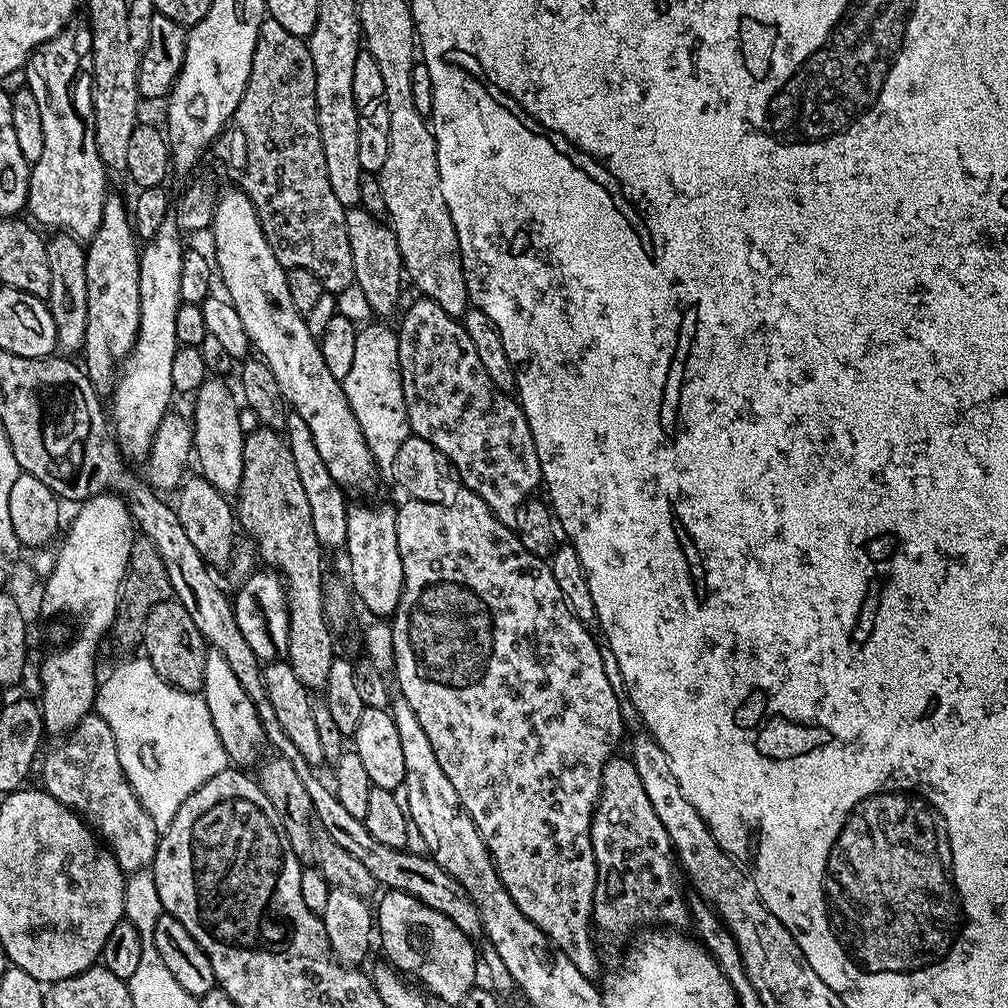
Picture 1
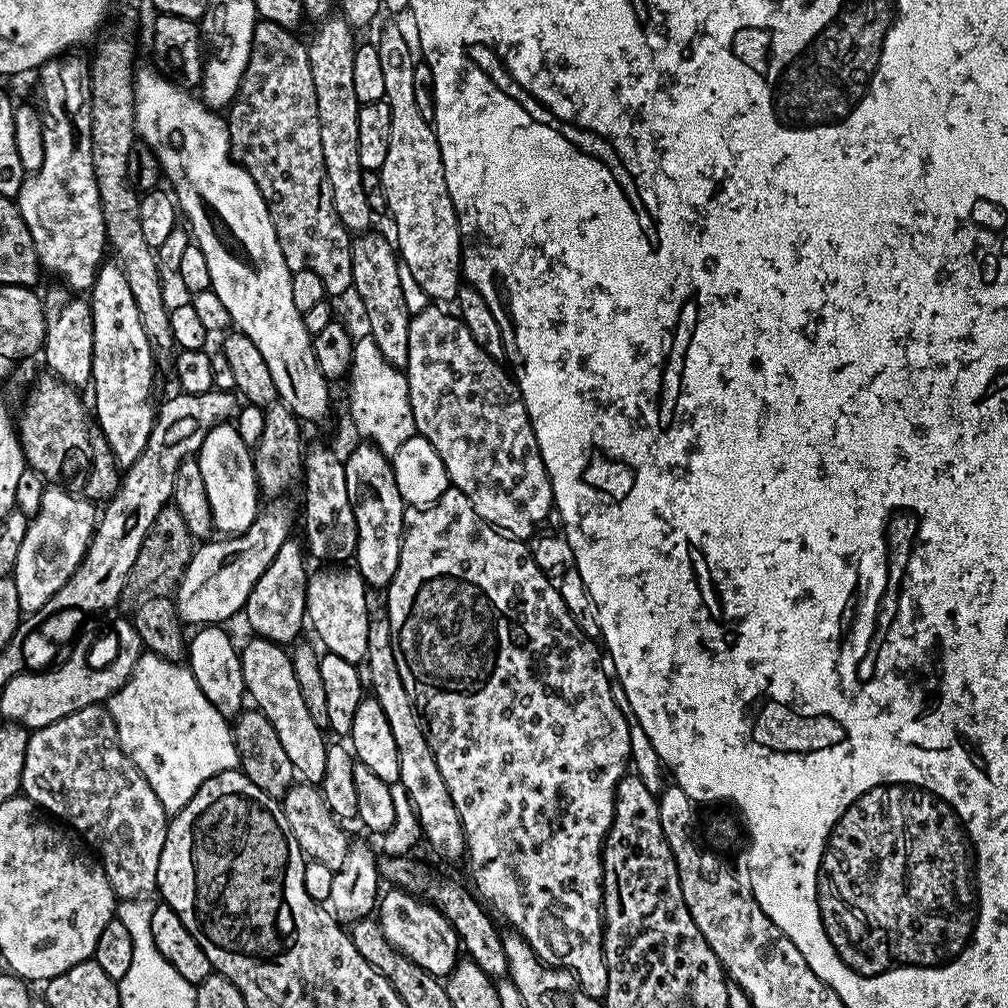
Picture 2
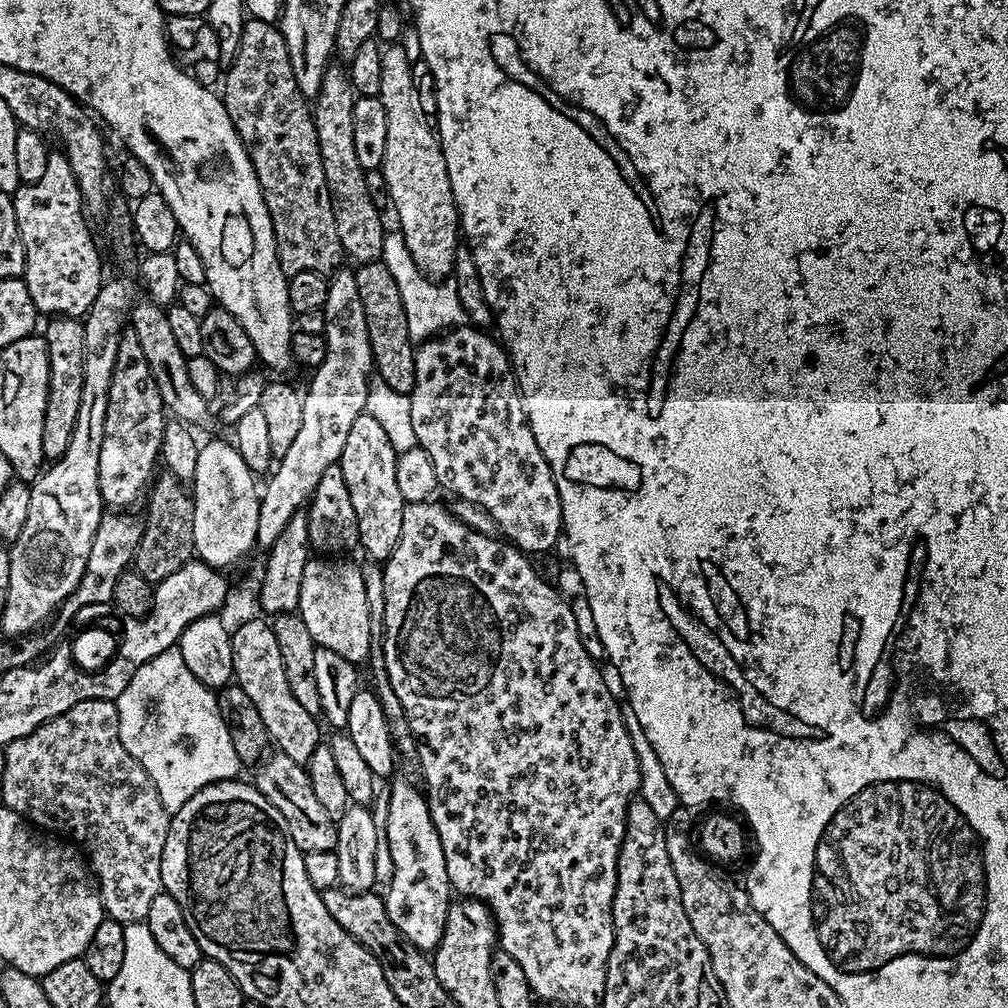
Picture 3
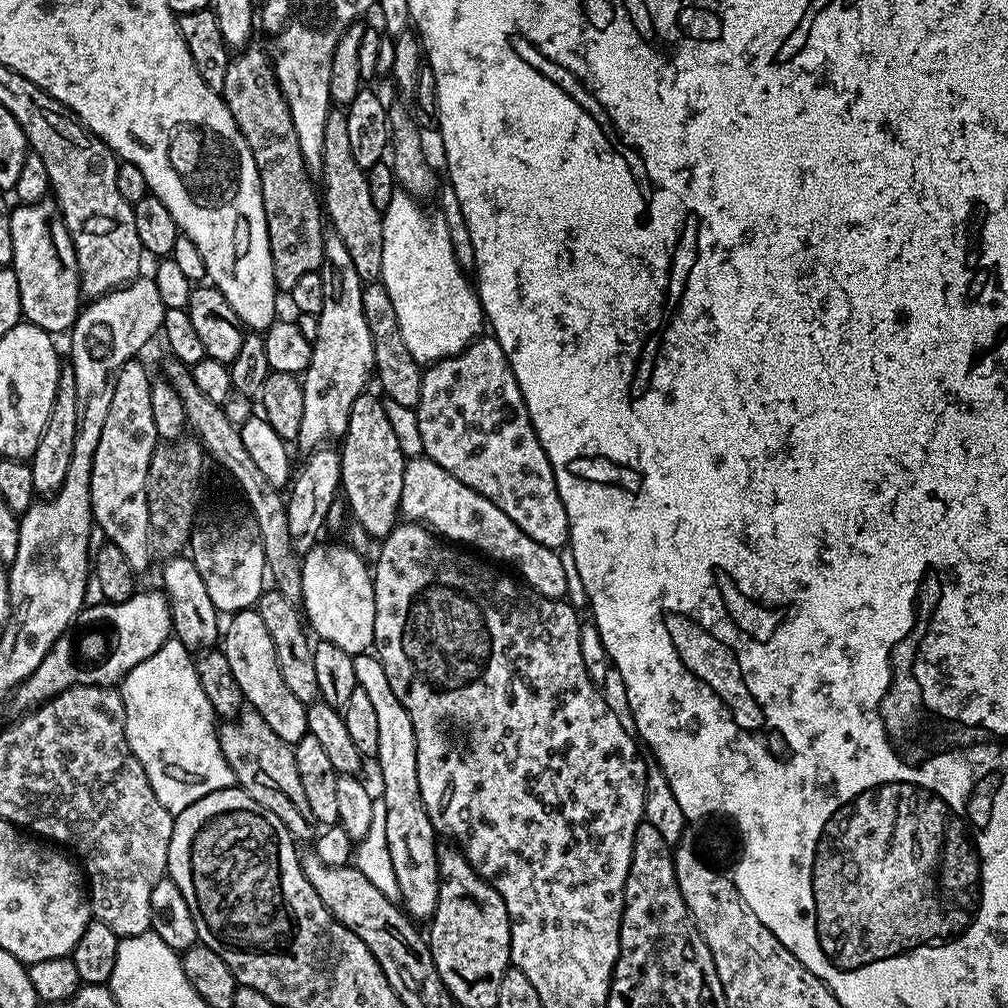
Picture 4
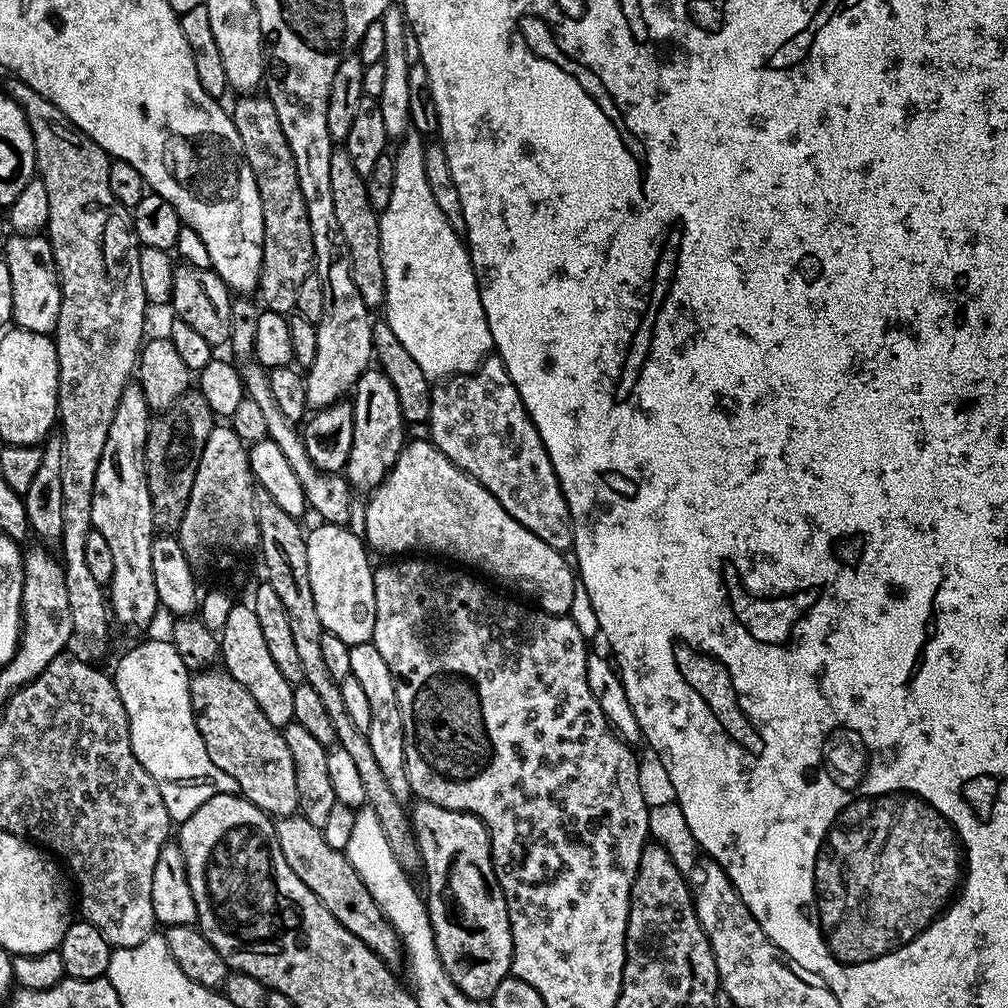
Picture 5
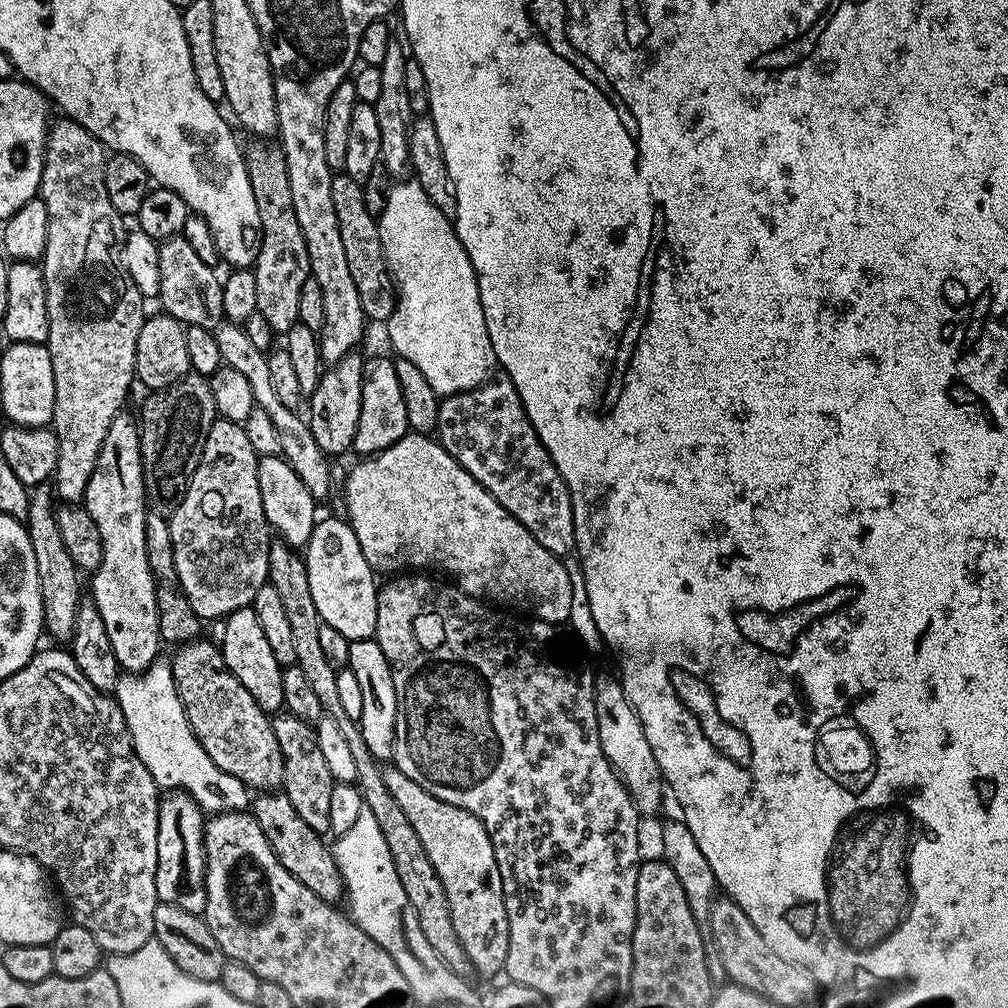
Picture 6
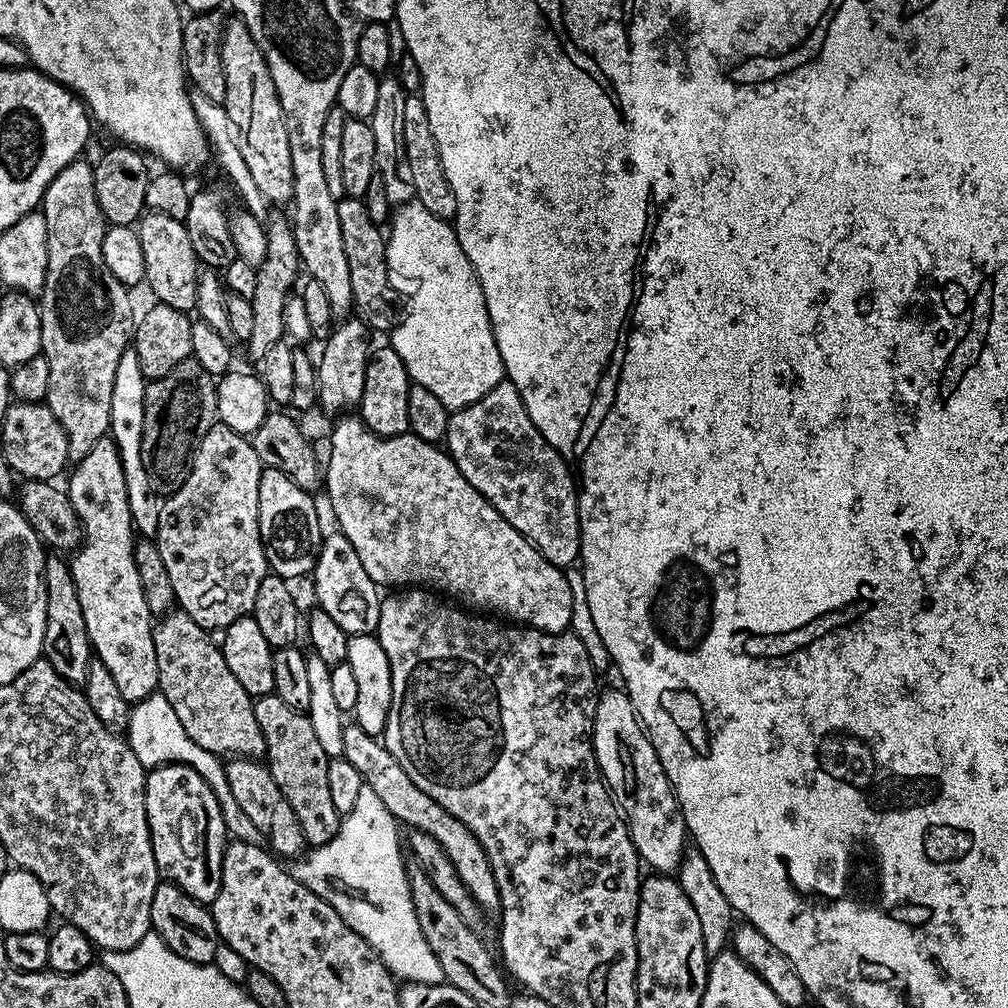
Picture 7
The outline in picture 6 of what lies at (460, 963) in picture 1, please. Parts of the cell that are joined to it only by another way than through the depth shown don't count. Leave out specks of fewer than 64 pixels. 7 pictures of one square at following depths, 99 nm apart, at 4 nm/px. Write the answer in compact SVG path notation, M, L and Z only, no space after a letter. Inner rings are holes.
M374 638L354 640L350 643L347 668L354 674L354 678L358 678L358 690L362 693L362 714L358 723L362 738L366 742L366 750L370 750L370 754L377 762L391 761L398 718L398 694L394 690L390 662L386 654L382 654L382 646L378 646Z

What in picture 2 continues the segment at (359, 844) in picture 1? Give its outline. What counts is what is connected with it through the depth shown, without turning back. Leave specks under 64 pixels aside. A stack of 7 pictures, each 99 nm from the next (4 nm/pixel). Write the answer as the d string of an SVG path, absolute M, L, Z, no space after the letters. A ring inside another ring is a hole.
M408 854L404 856L381 855L378 860L380 876L387 883L389 880L392 883L389 885L393 889L411 892L433 904L456 931L456 937L460 939L460 947L466 953L467 959L473 960L487 976L507 977L508 963L504 938L501 929L496 929L497 921L490 915L489 909L467 887L464 889L458 881L447 880L446 877L431 872L422 861L411 860L412 858Z

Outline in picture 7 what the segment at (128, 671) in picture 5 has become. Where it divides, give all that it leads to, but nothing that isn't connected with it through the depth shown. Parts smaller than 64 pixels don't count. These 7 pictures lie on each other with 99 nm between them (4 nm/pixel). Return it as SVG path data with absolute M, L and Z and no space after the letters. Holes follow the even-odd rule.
M160 691L151 692L146 698L131 705L126 725L126 739L134 754L138 754L138 762L142 762L146 770L159 768L160 765L171 761L173 764L188 764L198 774L202 774L202 778L211 786L213 794L218 798L229 837L235 838L241 844L261 843L260 831L246 814L242 814L242 806L238 806L234 799L234 790L230 790L230 782L224 773L225 765L221 757L215 752L202 750L202 746L198 746L198 742L194 742L194 738L186 734L182 722L178 722L178 714L174 714L174 706L166 702Z

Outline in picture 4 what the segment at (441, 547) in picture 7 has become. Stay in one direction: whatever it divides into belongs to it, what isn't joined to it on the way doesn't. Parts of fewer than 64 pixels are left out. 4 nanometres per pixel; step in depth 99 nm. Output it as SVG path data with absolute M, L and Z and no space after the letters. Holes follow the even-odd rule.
M412 458L405 463L400 516L405 521L424 525L437 536L457 546L475 550L489 561L501 560L509 564L516 568L515 575L523 583L546 598L564 600L568 595L565 557L560 557L561 553L557 549L534 542L534 538L510 522L510 518L506 518L506 514L502 514L502 510L498 510L490 498L470 490L470 486L458 482L454 474L446 474L446 470L442 470L442 466L433 460Z

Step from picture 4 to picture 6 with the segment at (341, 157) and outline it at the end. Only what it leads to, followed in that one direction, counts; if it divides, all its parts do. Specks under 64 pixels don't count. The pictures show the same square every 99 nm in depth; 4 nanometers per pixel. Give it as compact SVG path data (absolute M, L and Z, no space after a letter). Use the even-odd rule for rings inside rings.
M343 174L333 175L330 194L334 197L334 214L338 214L338 234L342 234L342 247L346 253L346 267L350 270L350 278L354 278L354 286L358 290L358 302L362 302L362 310L369 321L387 322L396 308L398 295L392 278L392 272L382 250L380 226L374 212L368 209L368 200L364 197L365 185L359 184L354 178Z

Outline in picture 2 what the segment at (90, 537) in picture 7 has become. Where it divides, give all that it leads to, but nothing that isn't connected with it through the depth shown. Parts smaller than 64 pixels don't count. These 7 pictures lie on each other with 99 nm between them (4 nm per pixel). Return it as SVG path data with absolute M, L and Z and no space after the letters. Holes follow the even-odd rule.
M115 262L101 264L96 281L90 289L90 303L94 318L94 366L90 393L96 399L94 420L104 436L113 458L120 466L138 461L146 448L157 409L152 404L152 379L156 364L152 361L154 349L142 330L142 314L130 294L130 282Z

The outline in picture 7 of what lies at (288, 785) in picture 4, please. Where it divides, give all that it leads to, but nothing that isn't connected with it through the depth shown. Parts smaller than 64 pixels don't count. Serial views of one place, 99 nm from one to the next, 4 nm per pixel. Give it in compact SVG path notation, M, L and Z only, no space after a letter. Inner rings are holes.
M173 610L153 627L154 654L158 658L158 691L174 706L178 722L202 750L225 754L232 744L263 745L262 730L252 709L253 697L242 690L242 682L230 674L223 651L209 633L184 612Z

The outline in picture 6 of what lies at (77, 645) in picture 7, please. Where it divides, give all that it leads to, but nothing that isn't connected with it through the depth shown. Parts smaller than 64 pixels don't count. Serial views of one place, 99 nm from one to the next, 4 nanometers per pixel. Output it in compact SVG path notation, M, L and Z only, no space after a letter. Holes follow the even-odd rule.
M47 483L37 484L31 489L28 498L28 518L26 527L30 534L30 546L34 546L34 562L38 565L38 582L44 603L44 632L52 635L56 642L71 641L74 634L74 618L78 618L78 606L82 599L80 593L81 573L74 558L62 546L62 535L56 521L57 501Z

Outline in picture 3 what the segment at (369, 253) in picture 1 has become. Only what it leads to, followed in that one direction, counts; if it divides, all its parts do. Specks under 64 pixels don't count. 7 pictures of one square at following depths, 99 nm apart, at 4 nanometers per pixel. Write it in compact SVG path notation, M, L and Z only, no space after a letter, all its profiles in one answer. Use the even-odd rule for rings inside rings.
M383 259L359 265L355 269L355 274L358 298L362 298L362 310L366 310L366 330L370 338L375 375L394 390L398 390L398 394L409 395L414 390L416 348L406 326L406 310L402 310L402 294L398 294L394 274L386 270Z

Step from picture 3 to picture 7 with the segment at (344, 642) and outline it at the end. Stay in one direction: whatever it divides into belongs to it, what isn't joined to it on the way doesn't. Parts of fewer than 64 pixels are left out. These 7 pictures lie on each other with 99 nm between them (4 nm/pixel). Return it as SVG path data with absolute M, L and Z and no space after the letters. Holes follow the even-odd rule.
M333 530L321 541L320 553L312 571L314 592L317 605L326 610L326 614L337 622L348 635L369 635L375 631L380 621L380 602L382 599L379 587L366 572L358 552L343 532Z

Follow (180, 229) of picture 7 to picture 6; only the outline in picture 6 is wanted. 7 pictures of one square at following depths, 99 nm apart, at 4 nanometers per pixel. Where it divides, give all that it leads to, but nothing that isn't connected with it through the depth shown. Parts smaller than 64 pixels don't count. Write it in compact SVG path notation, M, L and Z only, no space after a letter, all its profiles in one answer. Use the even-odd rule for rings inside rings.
M183 235L171 236L163 241L158 250L158 266L162 269L162 286L159 303L164 303L163 311L187 326L202 326L215 330L225 319L223 312L222 280L216 277L217 269L202 262L198 253L186 242Z

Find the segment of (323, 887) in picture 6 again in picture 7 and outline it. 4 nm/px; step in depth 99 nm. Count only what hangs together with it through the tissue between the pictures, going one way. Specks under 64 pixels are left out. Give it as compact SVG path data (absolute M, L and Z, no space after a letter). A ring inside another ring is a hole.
M232 760L227 761L224 773L230 782L230 790L234 790L234 799L238 806L242 806L242 814L246 814L250 822L254 822L267 847L280 858L299 857L306 848L302 826L294 810L290 810L290 802L286 802L282 790L278 790L278 782L274 782L270 770L261 761L259 764L256 760Z

